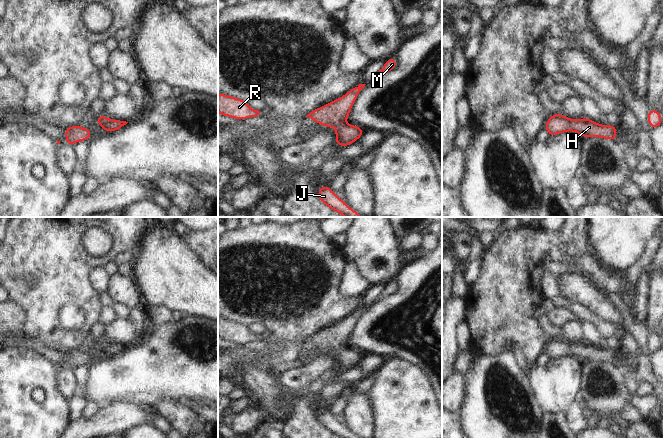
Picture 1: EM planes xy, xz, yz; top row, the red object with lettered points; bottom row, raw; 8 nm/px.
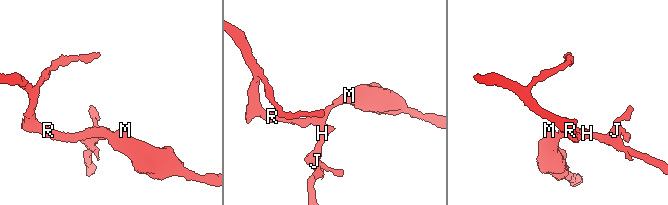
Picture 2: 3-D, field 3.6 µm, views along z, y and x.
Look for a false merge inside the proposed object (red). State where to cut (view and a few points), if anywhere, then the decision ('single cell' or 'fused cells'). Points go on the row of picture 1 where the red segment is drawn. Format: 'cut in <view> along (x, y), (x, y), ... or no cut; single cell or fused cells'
no cut; single cell

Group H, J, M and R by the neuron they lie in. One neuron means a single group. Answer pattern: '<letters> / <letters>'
H J M R

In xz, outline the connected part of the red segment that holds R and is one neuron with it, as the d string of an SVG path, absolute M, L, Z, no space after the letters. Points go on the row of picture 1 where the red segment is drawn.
M218 92L218 112L223 116L245 120L249 117L256 117L260 111L251 109L247 102L231 97L229 95L222 95Z

